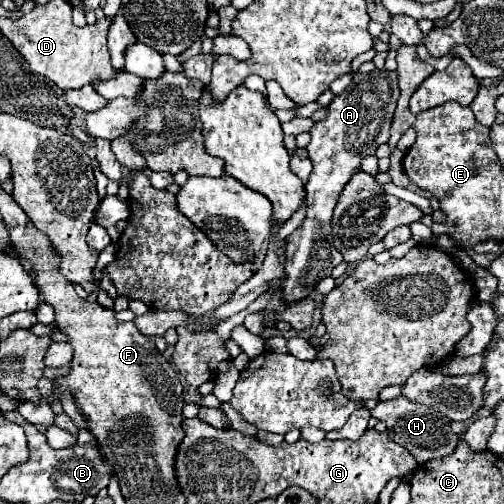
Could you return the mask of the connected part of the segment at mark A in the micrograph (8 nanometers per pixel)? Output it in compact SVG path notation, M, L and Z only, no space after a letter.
M387 72L389 82L383 82L385 76L379 80L381 82L375 82L375 78L373 82L351 82L327 106L327 116L311 128L311 142L305 146L307 156L313 162L313 172L305 184L307 214L301 226L287 238L287 264L281 290L283 302L301 302L323 278L331 276L331 270L337 264L343 262L331 236L333 210L345 184L361 168L361 160L373 156L381 144L389 142L389 128L399 98L397 72Z

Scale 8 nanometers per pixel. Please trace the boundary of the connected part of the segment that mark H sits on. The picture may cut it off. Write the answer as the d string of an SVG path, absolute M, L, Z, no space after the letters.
M403 396L395 398L395 400L379 402L371 410L371 416L387 422L387 432L391 434L391 440L395 440L403 448L411 450L411 454L415 456L415 460L419 464L451 454L455 450L457 442L459 442L457 434L451 430L451 420L447 416L441 416L437 410L431 410L429 406L423 406L423 404L417 404L417 402L411 402Z

